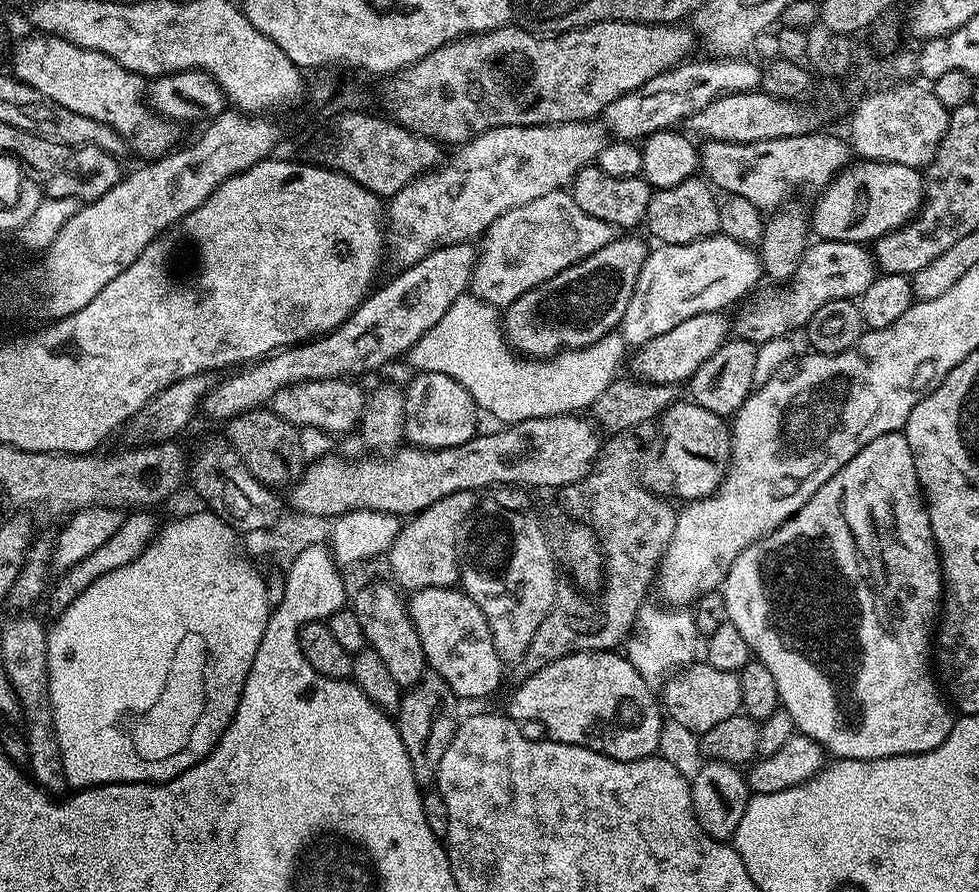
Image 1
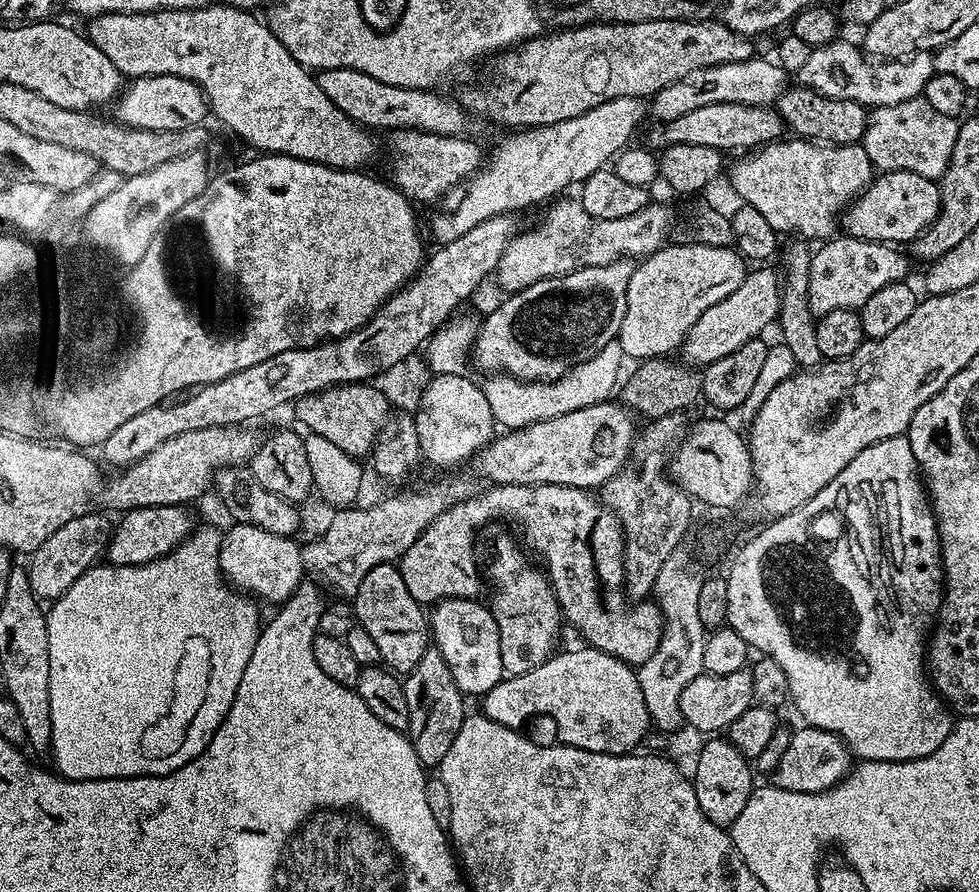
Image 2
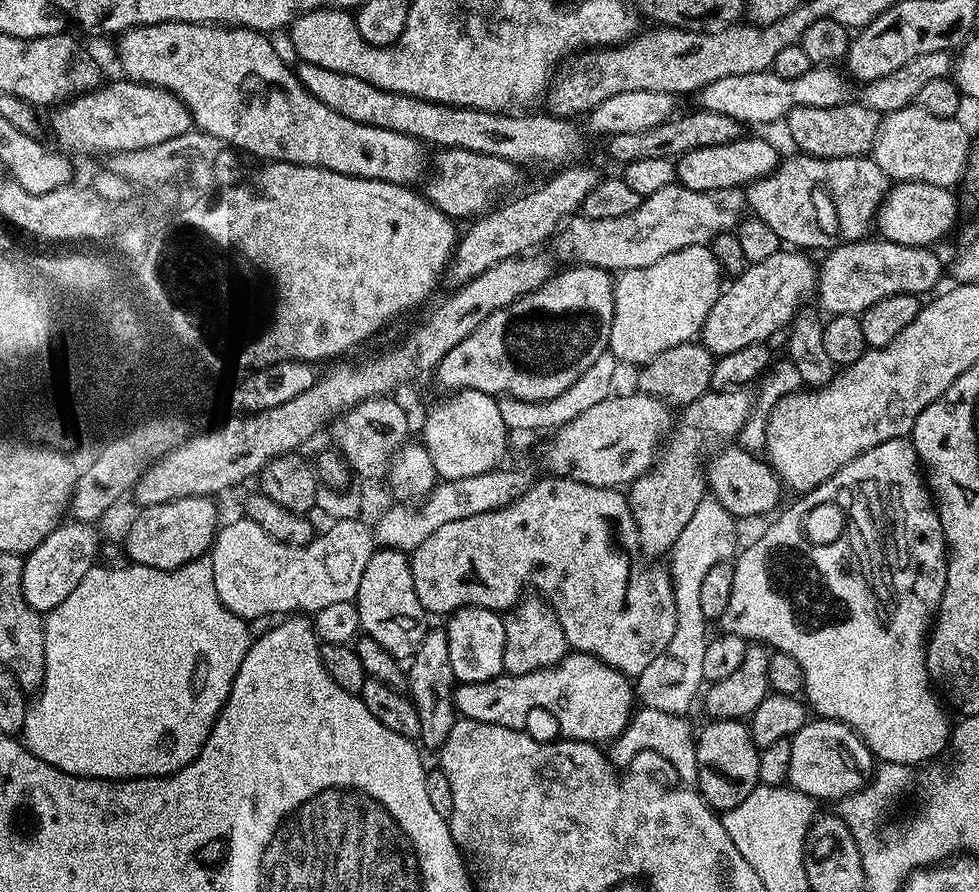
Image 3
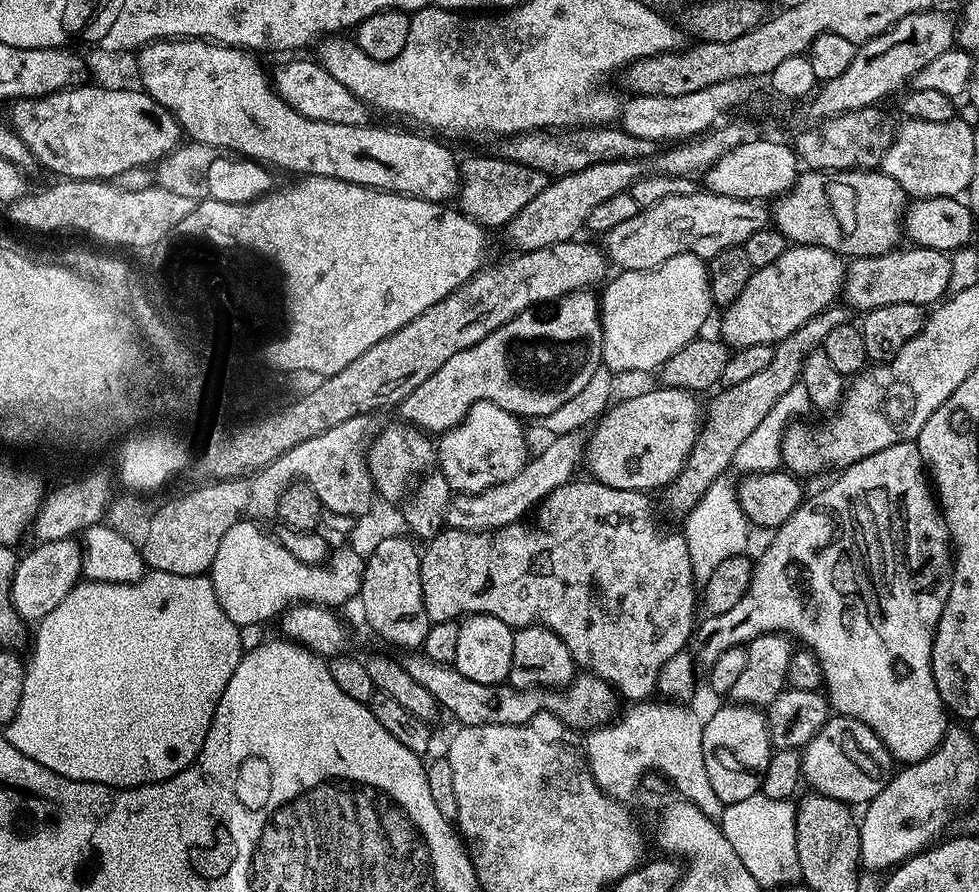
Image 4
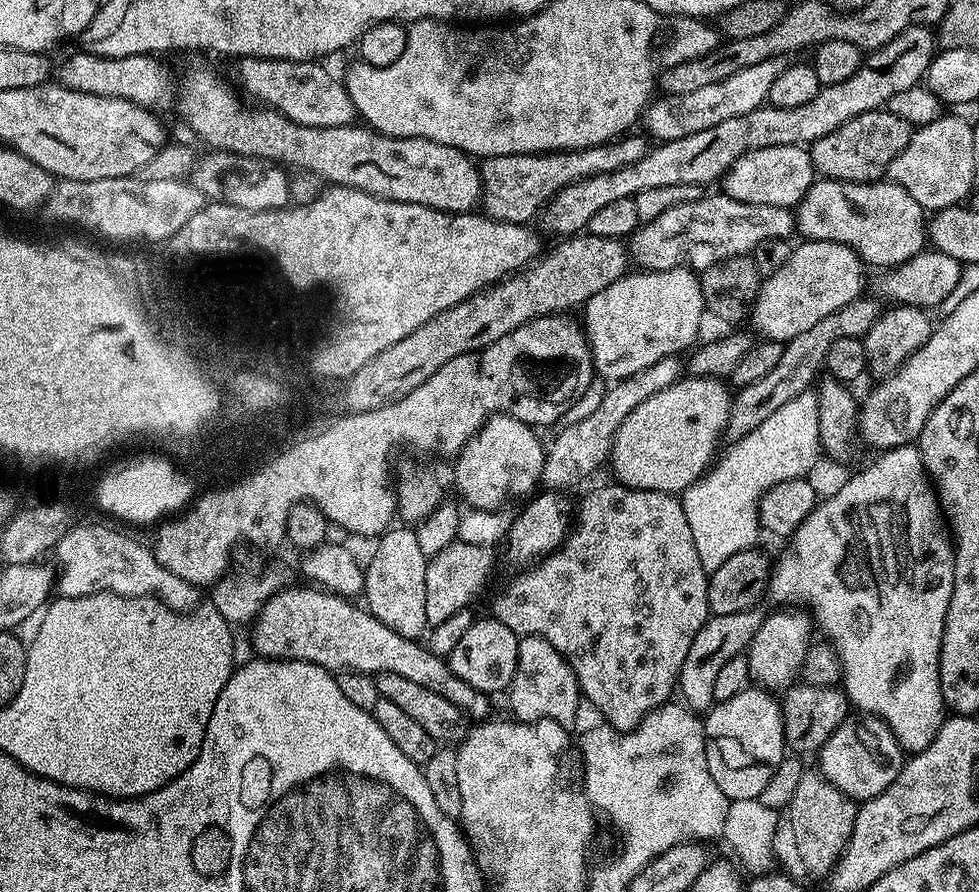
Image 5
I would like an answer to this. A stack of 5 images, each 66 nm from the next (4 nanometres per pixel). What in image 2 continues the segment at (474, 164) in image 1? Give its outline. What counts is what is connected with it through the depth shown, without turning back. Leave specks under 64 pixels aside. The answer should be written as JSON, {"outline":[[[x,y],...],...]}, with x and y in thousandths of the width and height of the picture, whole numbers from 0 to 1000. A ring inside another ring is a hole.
{"outline":[[[636,108],[590,132],[578,132],[578,137],[553,139],[551,143],[524,147],[497,176],[490,192],[478,198],[473,207],[470,230],[459,238],[449,238],[441,247],[441,260],[449,274],[472,267],[488,249],[496,249],[506,242],[531,240],[534,233],[555,230],[571,221],[575,211],[591,209],[603,195],[618,187],[642,160],[654,133],[660,130],[660,117],[655,109]],[[641,157],[641,158],[640,158]],[[572,215],[572,216],[571,216]],[[564,220],[564,221],[563,221]],[[556,224],[556,225],[555,225]]]}

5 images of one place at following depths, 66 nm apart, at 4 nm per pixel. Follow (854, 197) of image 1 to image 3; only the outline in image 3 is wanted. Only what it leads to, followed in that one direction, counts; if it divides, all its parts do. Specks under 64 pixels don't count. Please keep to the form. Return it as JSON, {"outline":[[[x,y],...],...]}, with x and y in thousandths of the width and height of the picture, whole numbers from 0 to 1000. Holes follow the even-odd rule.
{"outline":[[[920,202],[912,205],[895,238],[894,259],[902,268],[917,271],[921,276],[934,276],[935,278],[956,276],[956,272],[972,254],[971,260],[978,254],[977,220],[974,216],[972,211],[954,209],[937,202]]]}

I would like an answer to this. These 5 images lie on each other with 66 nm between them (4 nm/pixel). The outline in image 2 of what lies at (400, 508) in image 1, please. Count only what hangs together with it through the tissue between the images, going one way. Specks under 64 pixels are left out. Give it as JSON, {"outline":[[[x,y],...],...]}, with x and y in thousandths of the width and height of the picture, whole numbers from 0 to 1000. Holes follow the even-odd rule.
{"outline":[[[618,451],[594,459],[584,460],[580,464],[545,472],[536,480],[527,480],[508,488],[492,504],[488,504],[480,517],[481,533],[487,539],[498,538],[499,544],[513,543],[573,543],[598,549],[609,549],[617,544],[627,531],[641,519],[646,510],[646,494],[652,488],[652,475],[647,463],[632,451]]]}

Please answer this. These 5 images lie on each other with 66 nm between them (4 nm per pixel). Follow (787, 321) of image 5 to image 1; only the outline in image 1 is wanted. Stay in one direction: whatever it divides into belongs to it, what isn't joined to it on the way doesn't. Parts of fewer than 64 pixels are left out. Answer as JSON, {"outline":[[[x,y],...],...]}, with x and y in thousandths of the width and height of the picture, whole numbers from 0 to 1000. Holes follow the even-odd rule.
{"outline":[[[739,349],[718,350],[709,352],[709,357],[701,357],[701,361],[693,361],[688,370],[682,370],[672,379],[653,387],[645,396],[647,423],[662,426],[666,430],[684,430],[695,433],[695,429],[706,427],[709,415],[733,392],[746,377],[746,359]]]}

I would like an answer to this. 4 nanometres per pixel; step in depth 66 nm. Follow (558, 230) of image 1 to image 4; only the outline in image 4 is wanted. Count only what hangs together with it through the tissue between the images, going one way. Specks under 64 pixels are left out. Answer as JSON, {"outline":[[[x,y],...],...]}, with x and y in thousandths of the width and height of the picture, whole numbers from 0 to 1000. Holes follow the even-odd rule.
{"outline":[[[722,213],[688,217],[648,240],[648,244],[627,253],[627,258],[616,261],[615,281],[633,303],[659,305],[671,300],[680,294],[680,289],[688,289],[688,285],[702,283],[723,294],[737,280],[759,276],[766,262],[785,254],[787,238],[780,233],[783,232],[770,224],[742,222]]]}

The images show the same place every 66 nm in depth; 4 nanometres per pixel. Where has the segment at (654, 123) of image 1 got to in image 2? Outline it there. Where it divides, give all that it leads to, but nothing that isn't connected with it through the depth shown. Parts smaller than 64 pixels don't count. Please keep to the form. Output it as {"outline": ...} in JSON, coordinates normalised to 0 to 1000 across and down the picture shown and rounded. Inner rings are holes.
{"outline":[[[788,66],[759,67],[734,72],[724,76],[709,78],[709,83],[701,83],[693,92],[680,96],[670,103],[664,112],[664,130],[670,137],[687,135],[697,128],[705,128],[705,123],[713,123],[713,119],[725,119],[729,114],[754,114],[755,117],[792,118],[797,111],[797,104],[803,98],[803,83],[797,73]]]}

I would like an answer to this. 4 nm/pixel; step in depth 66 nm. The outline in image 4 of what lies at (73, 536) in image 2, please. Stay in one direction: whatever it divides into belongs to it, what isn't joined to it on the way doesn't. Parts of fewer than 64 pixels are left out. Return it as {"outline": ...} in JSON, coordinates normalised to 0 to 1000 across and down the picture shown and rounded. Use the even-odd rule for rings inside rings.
{"outline":[[[81,604],[47,605],[36,611],[34,619],[21,622],[16,629],[12,649],[12,674],[14,684],[27,697],[40,697],[72,666],[77,655],[83,654],[86,639],[86,621]]]}

